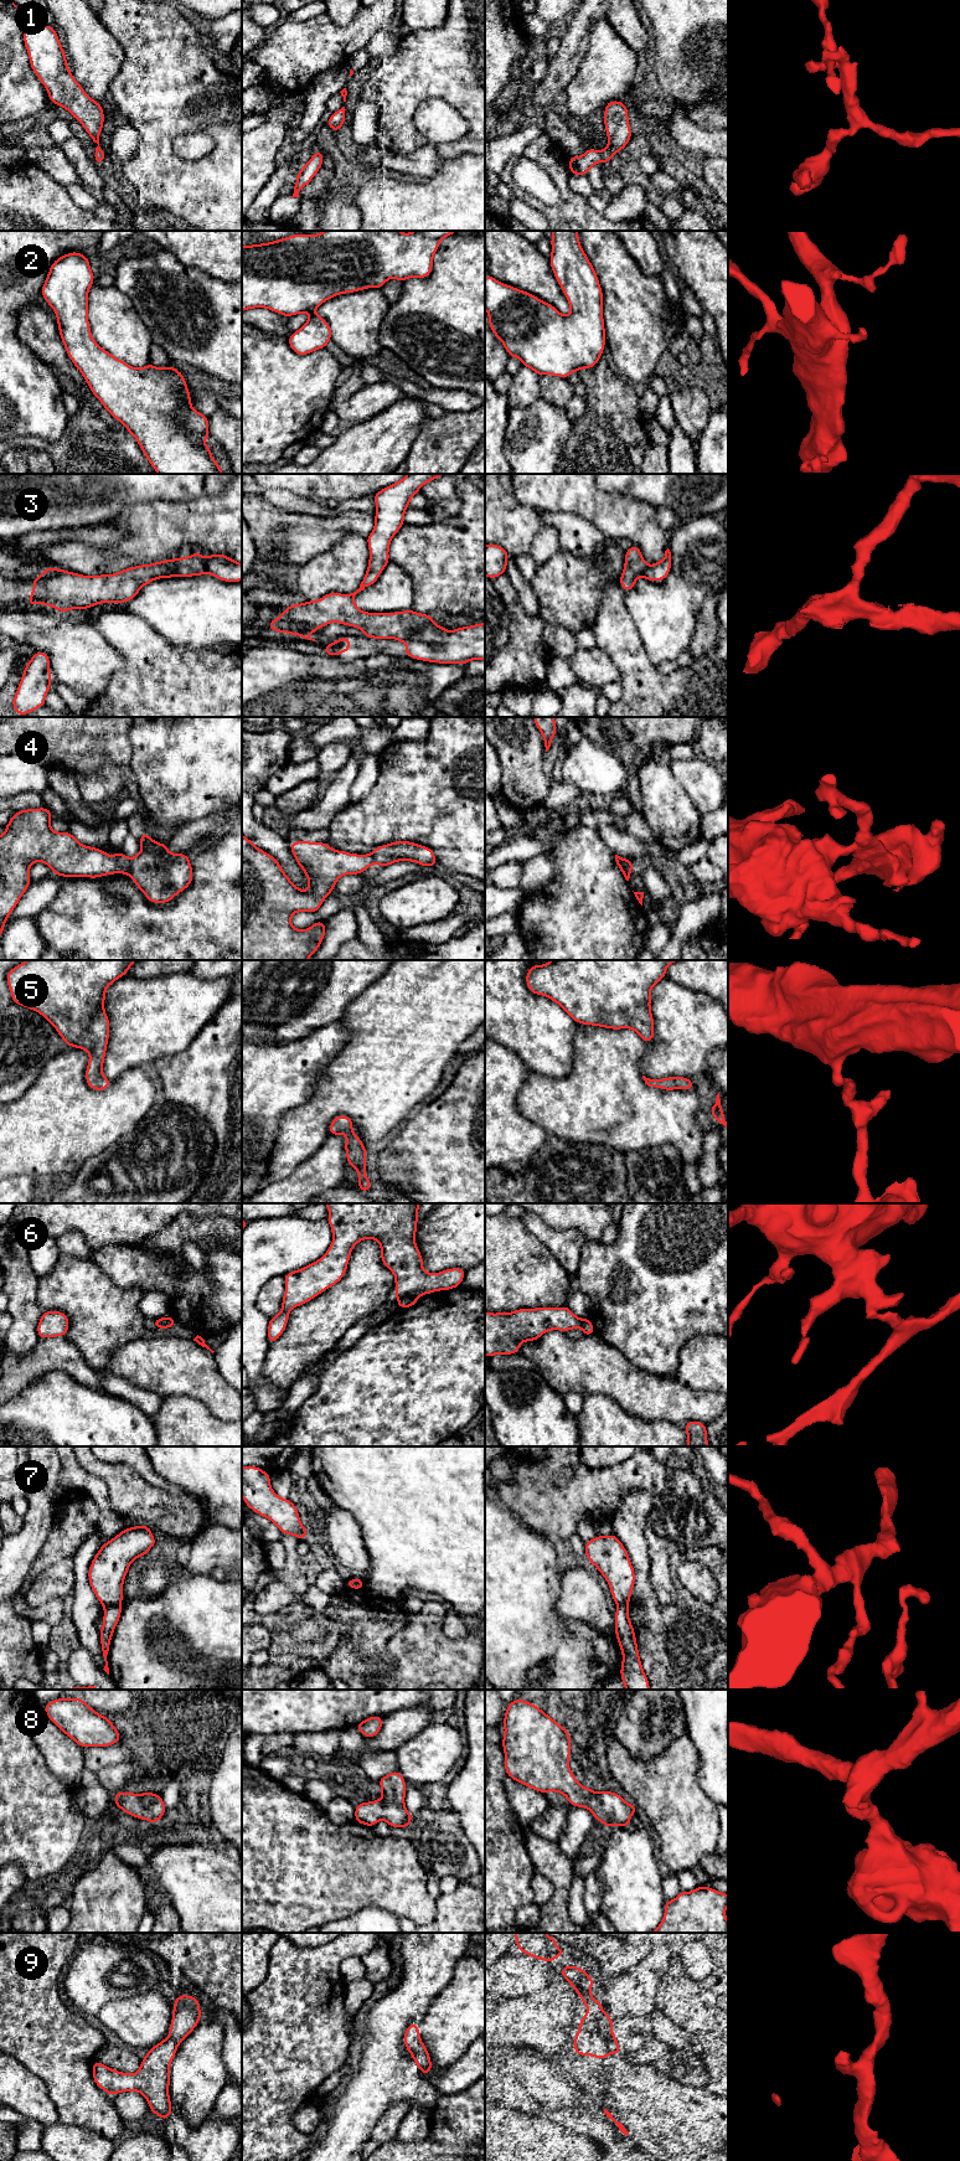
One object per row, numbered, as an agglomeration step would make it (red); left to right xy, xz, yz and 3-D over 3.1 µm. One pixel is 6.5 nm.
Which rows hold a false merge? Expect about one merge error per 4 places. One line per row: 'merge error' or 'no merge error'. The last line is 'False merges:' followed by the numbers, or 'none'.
1: no merge error
2: no merge error
3: no merge error
4: merge error
5: no merge error
6: merge error
7: merge error
8: no merge error
9: no merge error
False merges: 4, 6, 7

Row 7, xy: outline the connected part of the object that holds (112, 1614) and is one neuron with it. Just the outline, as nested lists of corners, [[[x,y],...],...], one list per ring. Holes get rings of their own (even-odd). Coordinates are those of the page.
[[[112,1605],[112,1606],[104,1608],[103,1626],[99,1630],[99,1634],[100,1634],[100,1647],[103,1651],[104,1660],[105,1660],[105,1666],[103,1670],[108,1675],[109,1675],[109,1667],[108,1667],[107,1655],[109,1651],[114,1629],[120,1619],[120,1615],[122,1615],[120,1606]]]

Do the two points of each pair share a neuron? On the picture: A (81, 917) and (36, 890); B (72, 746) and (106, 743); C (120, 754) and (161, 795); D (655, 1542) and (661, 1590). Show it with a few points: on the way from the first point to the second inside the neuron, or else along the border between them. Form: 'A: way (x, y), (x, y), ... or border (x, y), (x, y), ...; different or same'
A: border (67, 877), (61, 882), (56, 896), (35, 917); different
B: way (81, 743), (97, 743); same
C: border (127, 735), (132, 748), (130, 764); different
D: way (657, 1555), (660, 1578); same

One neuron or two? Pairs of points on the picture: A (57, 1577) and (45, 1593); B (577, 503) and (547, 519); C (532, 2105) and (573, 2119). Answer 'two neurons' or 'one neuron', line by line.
A: one neuron
B: two neurons
C: one neuron

